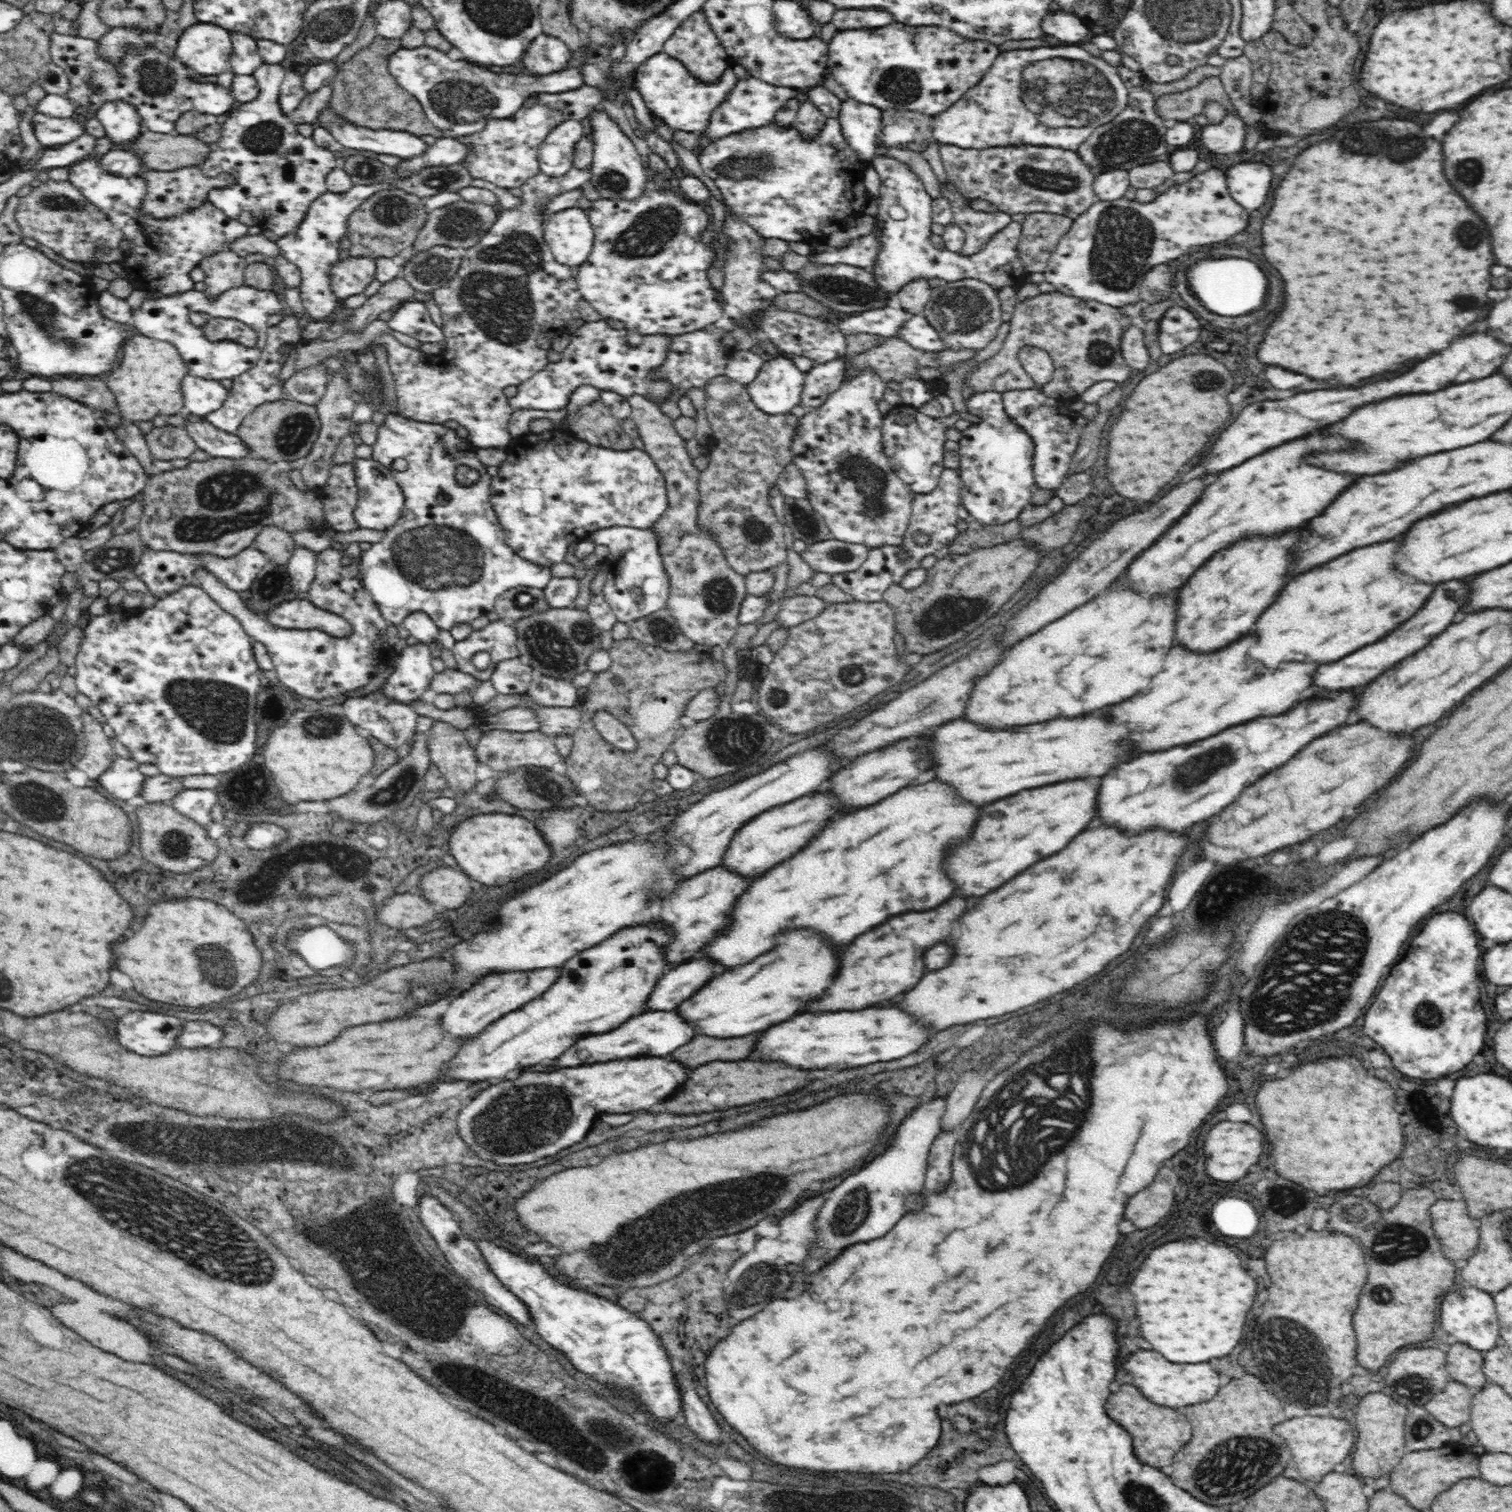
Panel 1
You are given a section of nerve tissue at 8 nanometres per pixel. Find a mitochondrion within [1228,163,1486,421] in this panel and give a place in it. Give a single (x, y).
(1467, 301)

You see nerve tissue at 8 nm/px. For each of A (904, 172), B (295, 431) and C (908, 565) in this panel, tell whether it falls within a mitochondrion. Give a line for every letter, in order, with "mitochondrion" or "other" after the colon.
A: other
B: mitochondrion
C: other

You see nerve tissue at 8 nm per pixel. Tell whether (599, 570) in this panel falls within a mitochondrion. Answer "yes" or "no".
no

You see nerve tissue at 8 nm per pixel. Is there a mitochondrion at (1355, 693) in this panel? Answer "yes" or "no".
no

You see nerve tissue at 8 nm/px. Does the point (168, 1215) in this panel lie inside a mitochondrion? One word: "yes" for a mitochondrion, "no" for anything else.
yes

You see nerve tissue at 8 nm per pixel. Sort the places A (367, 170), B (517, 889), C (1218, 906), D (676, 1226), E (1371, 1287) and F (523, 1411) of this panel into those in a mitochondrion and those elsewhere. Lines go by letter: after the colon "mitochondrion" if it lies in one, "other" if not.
A: mitochondrion
B: other
C: mitochondrion
D: mitochondrion
E: mitochondrion
F: mitochondrion

